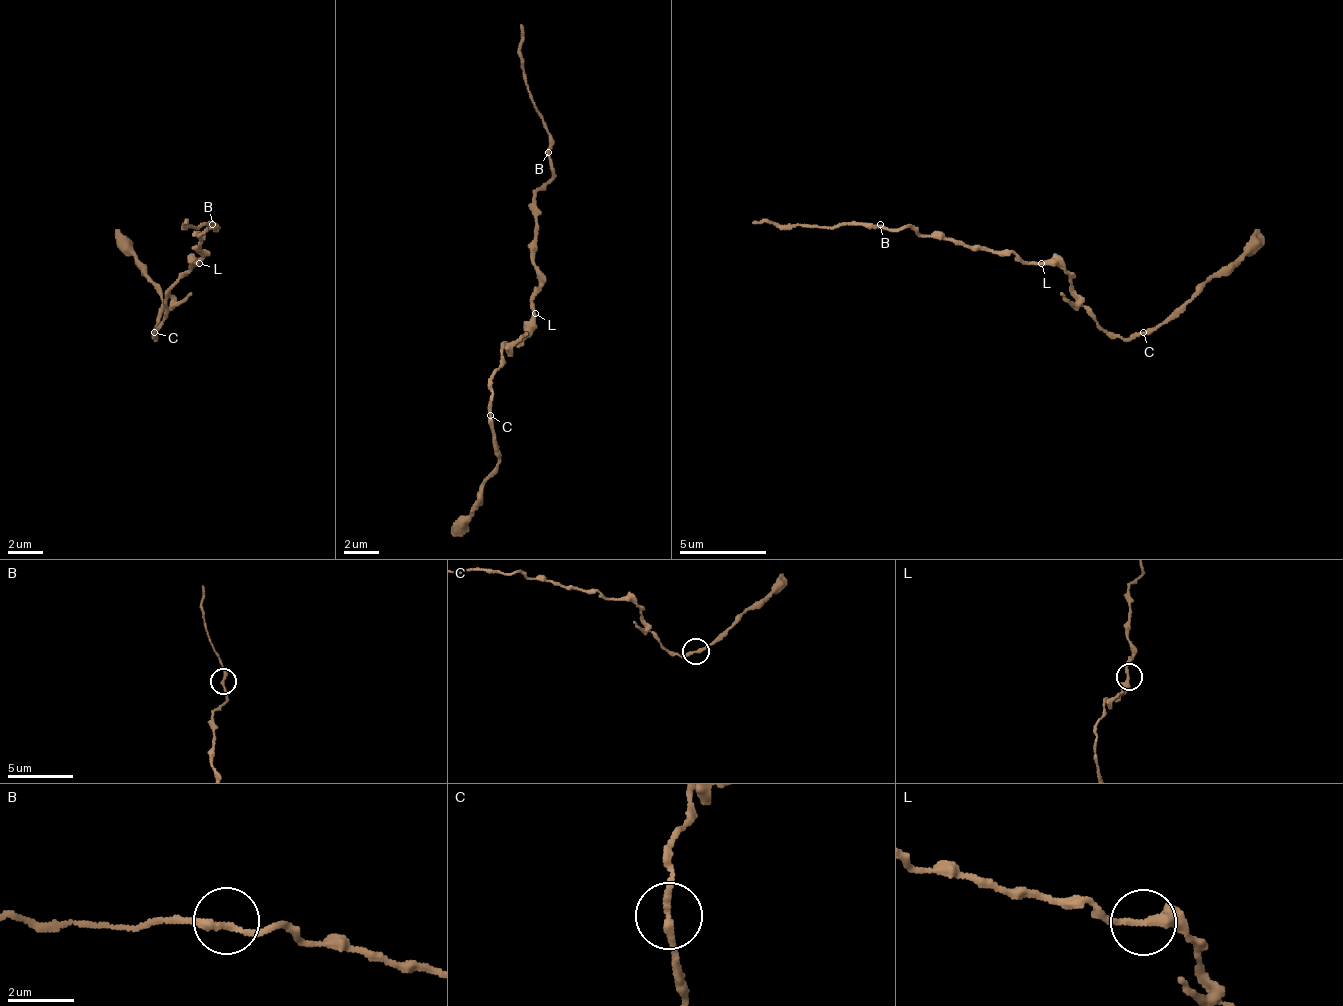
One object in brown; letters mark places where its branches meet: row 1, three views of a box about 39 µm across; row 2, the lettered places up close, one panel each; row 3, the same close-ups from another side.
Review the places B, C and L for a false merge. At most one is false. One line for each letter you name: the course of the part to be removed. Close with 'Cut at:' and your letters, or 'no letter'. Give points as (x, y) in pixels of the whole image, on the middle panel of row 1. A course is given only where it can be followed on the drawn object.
Cut at: no letter

